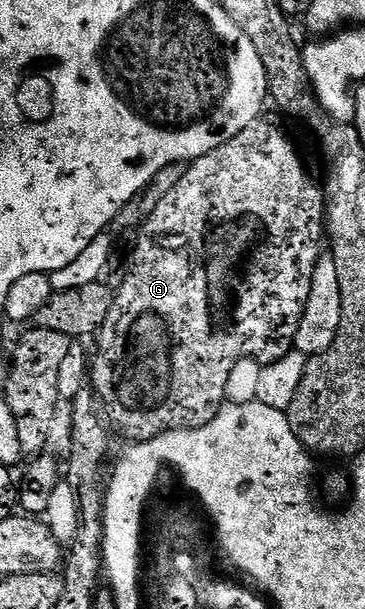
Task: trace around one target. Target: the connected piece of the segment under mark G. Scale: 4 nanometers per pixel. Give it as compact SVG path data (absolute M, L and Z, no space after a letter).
M266 118L252 122L248 130L240 130L236 138L224 142L224 146L216 146L216 150L212 150L207 156L201 156L187 167L184 178L180 178L180 182L176 182L176 186L172 186L172 190L164 194L152 218L141 225L134 253L130 256L130 265L126 268L126 281L117 285L112 310L108 310L108 318L96 337L98 353L93 353L88 380L108 420L110 415L109 423L118 427L120 435L127 436L127 441L141 442L165 432L208 426L208 422L216 418L222 405L227 403L225 387L228 386L228 376L236 362L250 357L265 366L284 358L292 351L296 330L308 302L308 290L312 290L312 274L316 270L316 262L324 254L325 223L326 202L319 181L317 184L306 173L306 168L302 165L293 142L286 137L285 130L269 124Z

